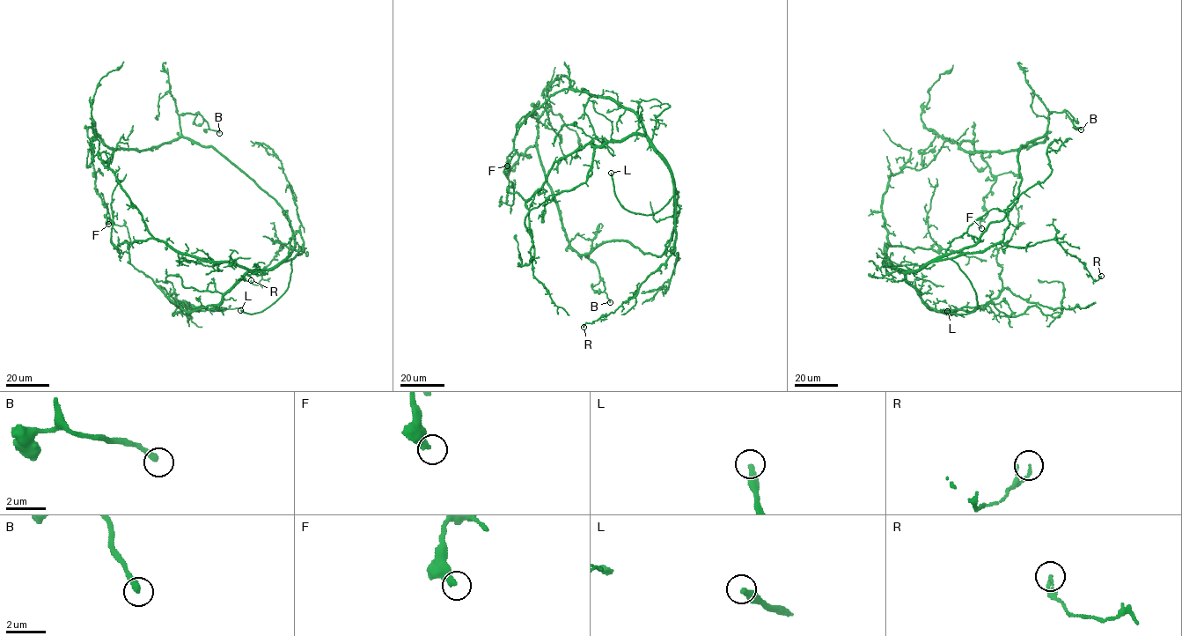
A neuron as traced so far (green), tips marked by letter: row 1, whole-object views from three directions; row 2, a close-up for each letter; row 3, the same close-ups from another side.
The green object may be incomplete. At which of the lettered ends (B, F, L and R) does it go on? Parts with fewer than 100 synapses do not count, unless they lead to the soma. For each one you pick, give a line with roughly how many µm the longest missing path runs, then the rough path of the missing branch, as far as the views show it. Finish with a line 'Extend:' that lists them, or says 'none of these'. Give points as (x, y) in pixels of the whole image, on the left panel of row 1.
L: Missing length about 50 µm. Course of what is missing: (240, 310), (225, 308), (211, 298), (179, 287), (176, 290)
Extend: L

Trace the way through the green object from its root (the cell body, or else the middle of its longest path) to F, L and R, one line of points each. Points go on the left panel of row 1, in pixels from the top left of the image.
F: (290, 226), (275, 199), (211, 146), (179, 137), (147, 150), (123, 149), (93, 136), (95, 188), (108, 224)
L: (290, 226), (295, 246), (286, 260), (292, 261), (288, 288), (261, 311), (250, 314), (240, 310)
R: (290, 226), (295, 246), (286, 260), (303, 254), (304, 245), (295, 251), (281, 243), (259, 284), (251, 280)

